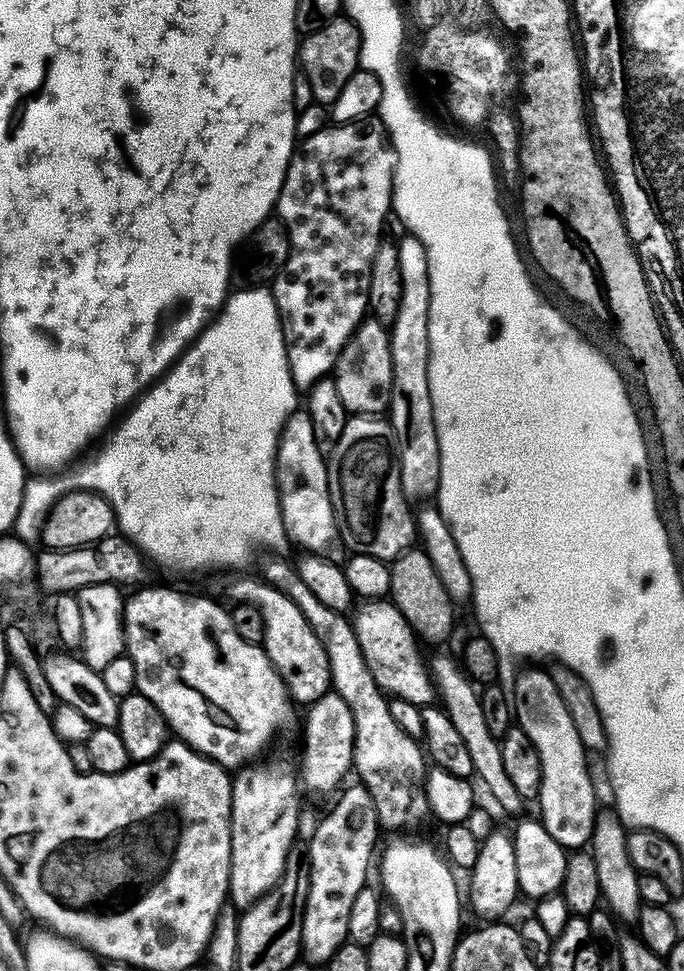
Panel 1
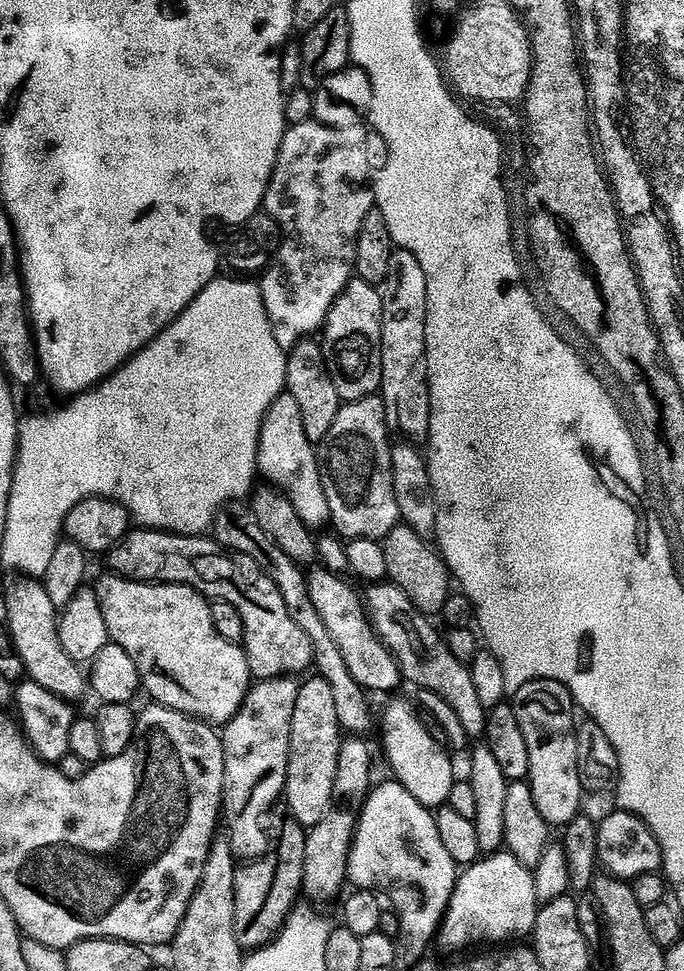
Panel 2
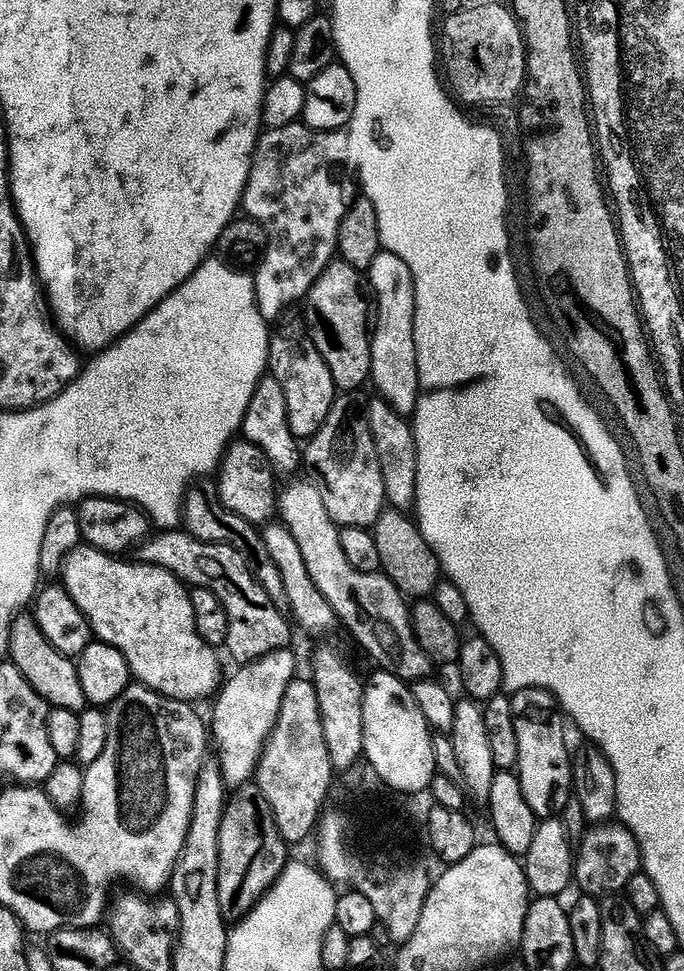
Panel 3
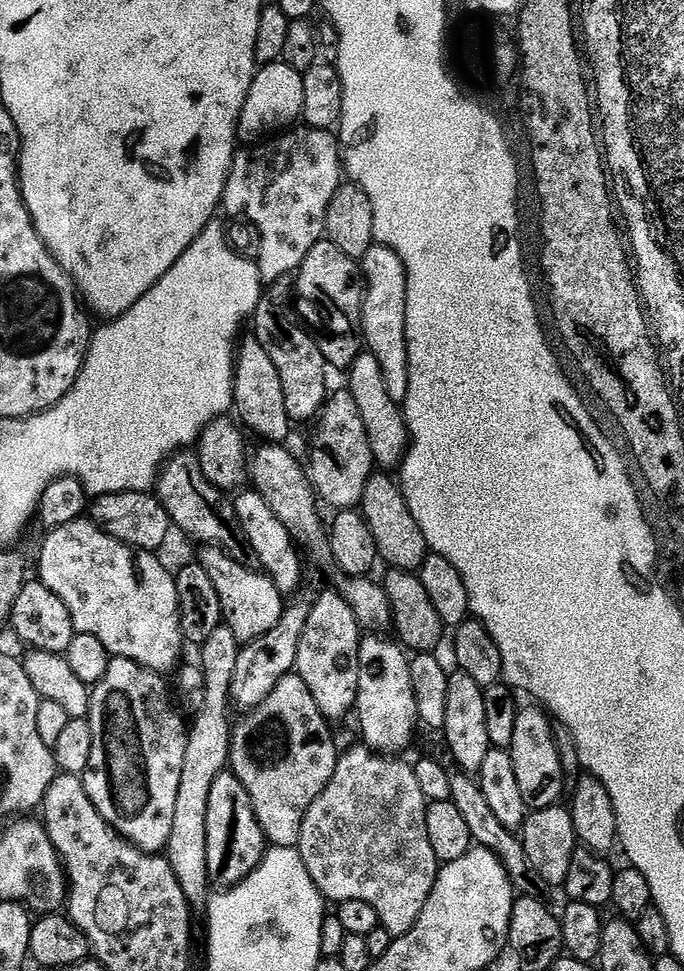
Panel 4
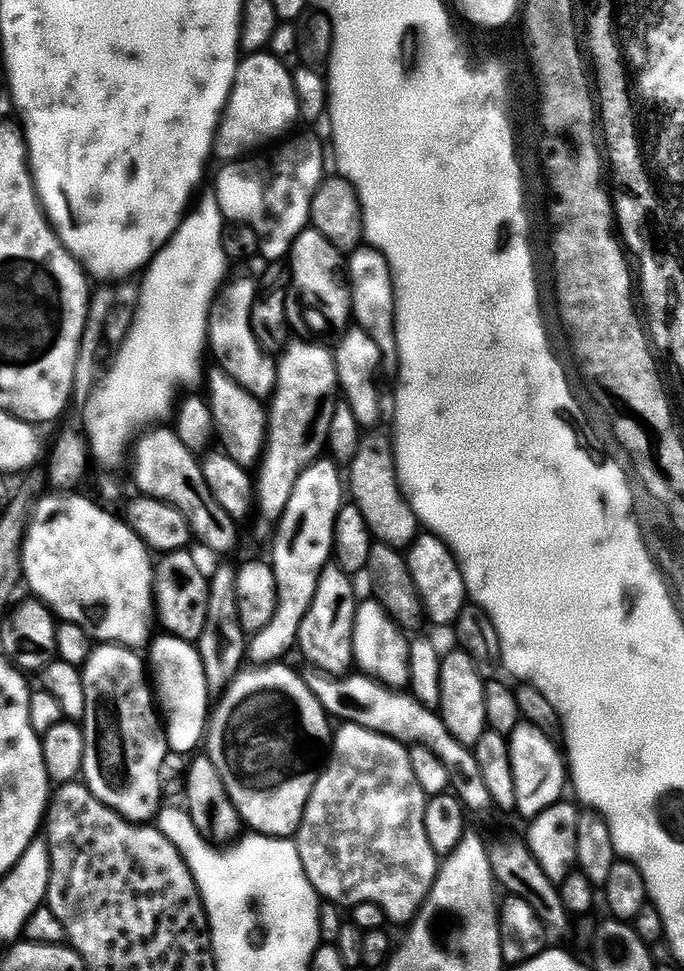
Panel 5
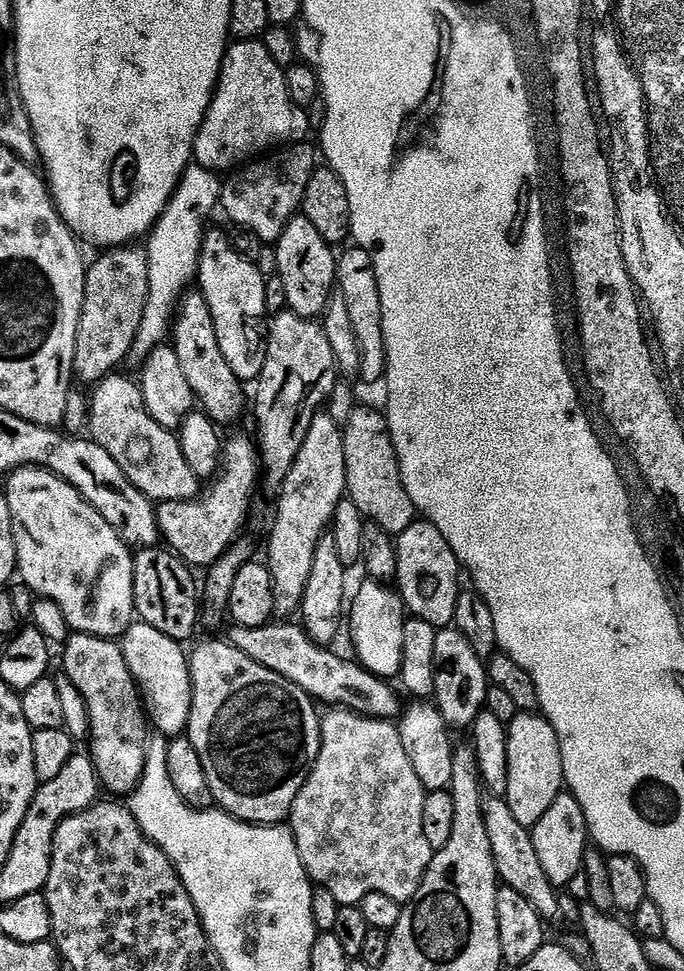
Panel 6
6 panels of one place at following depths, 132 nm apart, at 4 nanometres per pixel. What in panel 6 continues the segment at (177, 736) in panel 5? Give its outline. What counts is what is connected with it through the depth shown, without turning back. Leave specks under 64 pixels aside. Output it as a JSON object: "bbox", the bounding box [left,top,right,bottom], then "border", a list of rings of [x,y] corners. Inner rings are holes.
{"bbox":[120,620,192,738],"border":[[[138,620],[121,637],[120,645],[131,676],[140,690],[141,703],[151,727],[166,738],[181,735],[188,727],[192,705],[192,673],[187,651],[179,641],[168,638],[154,626]]]}

